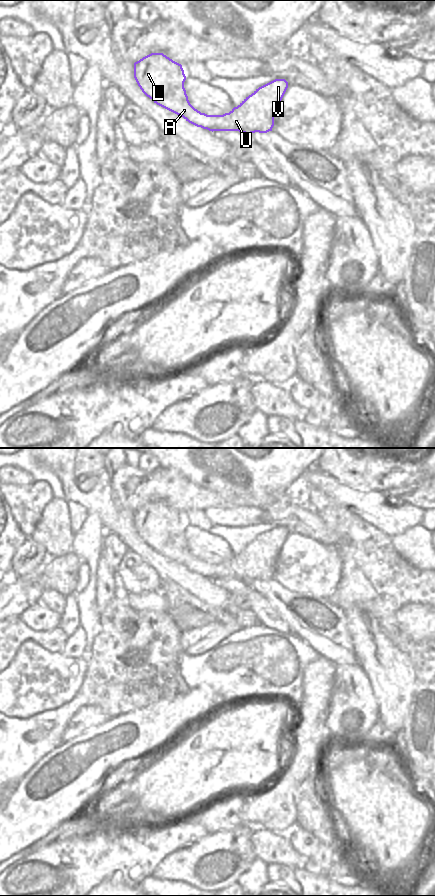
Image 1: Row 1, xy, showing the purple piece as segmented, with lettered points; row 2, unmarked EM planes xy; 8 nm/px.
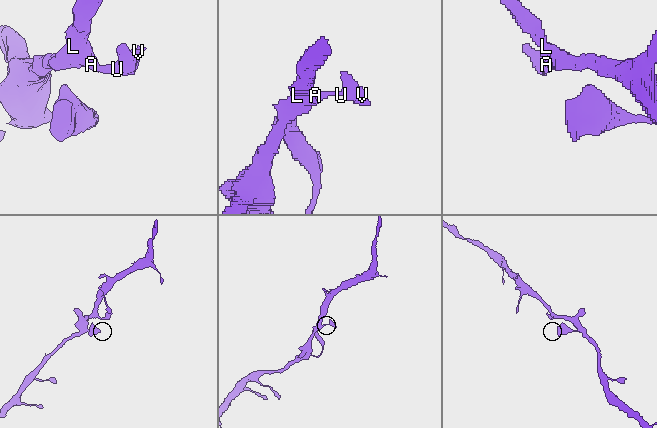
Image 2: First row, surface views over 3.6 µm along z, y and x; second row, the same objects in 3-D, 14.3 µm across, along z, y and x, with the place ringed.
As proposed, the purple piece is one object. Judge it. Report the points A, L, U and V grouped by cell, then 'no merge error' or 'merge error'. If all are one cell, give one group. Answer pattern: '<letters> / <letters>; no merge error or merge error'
A L U V; no merge error

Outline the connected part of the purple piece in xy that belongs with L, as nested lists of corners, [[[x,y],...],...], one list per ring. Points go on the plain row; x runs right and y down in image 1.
[[[151,501],[134,511],[134,526],[142,538],[157,553],[183,565],[189,571],[209,579],[239,579],[251,581],[272,579],[276,558],[288,536],[285,527],[275,527],[246,545],[237,555],[223,563],[207,563],[195,557],[189,550],[184,530],[186,524],[182,513],[163,501]]]

